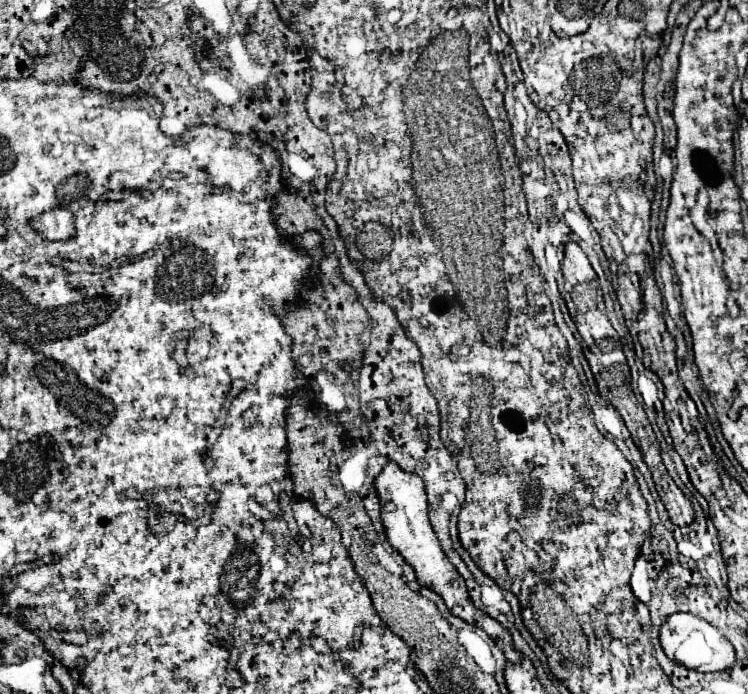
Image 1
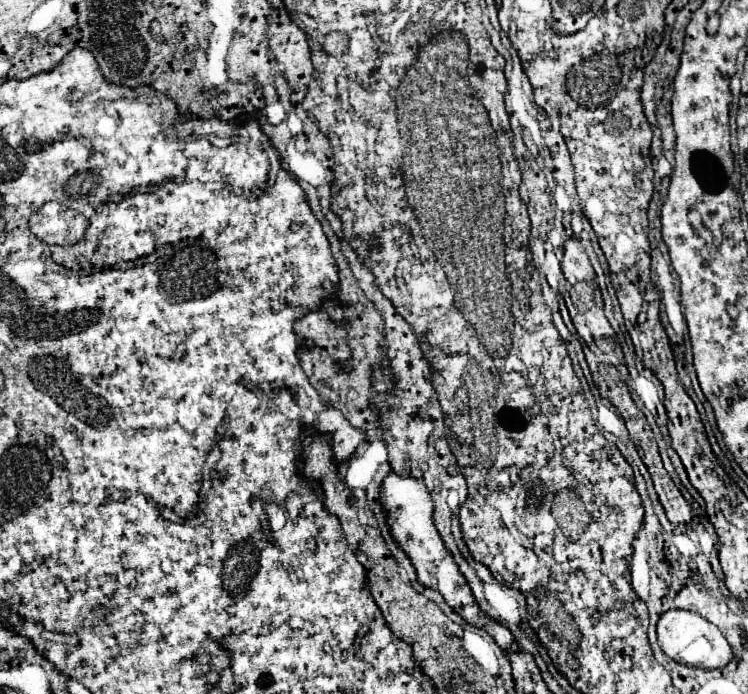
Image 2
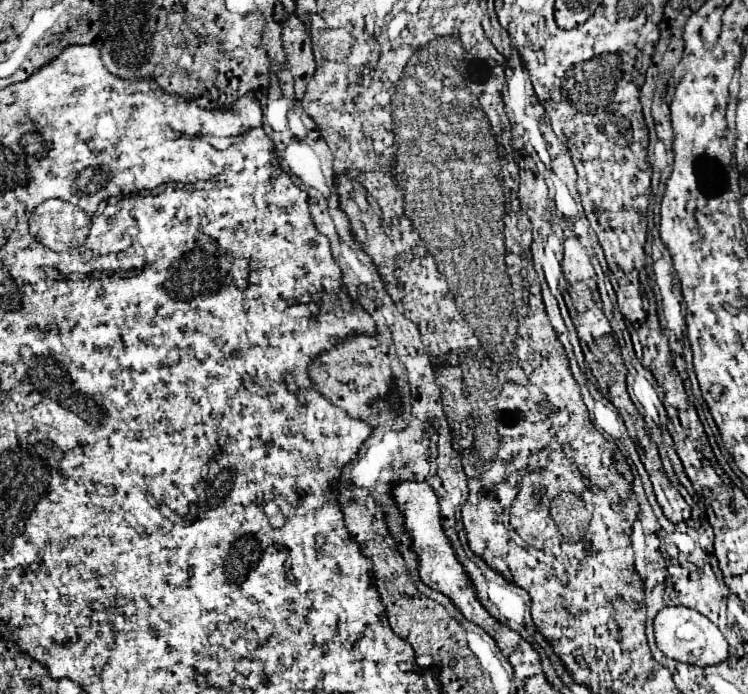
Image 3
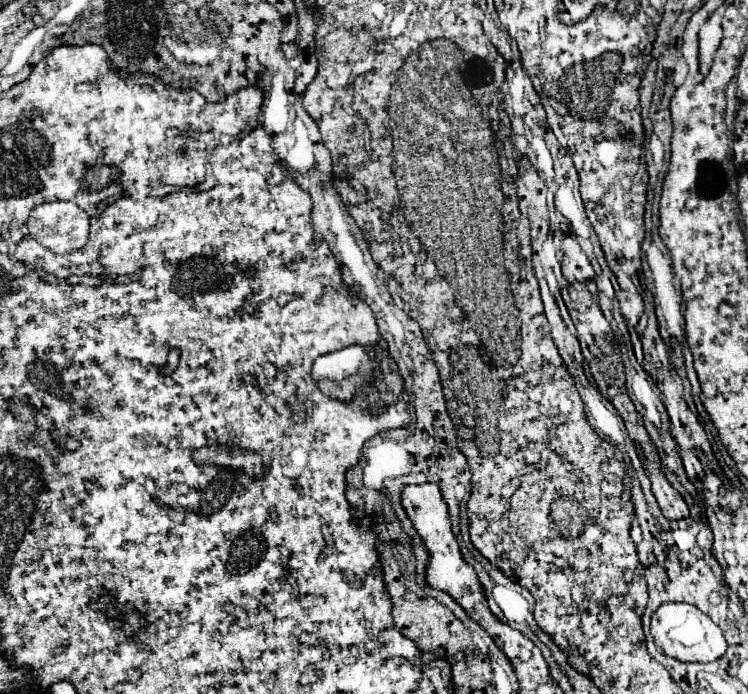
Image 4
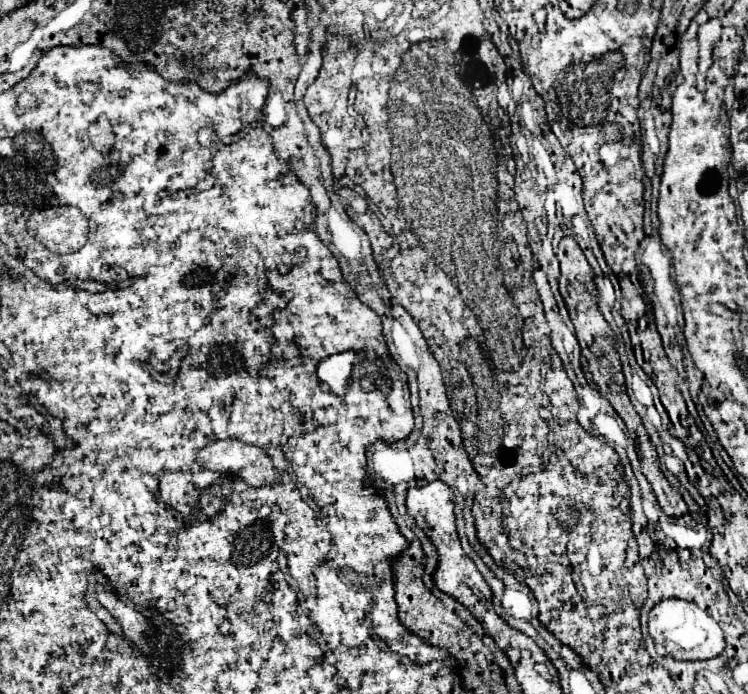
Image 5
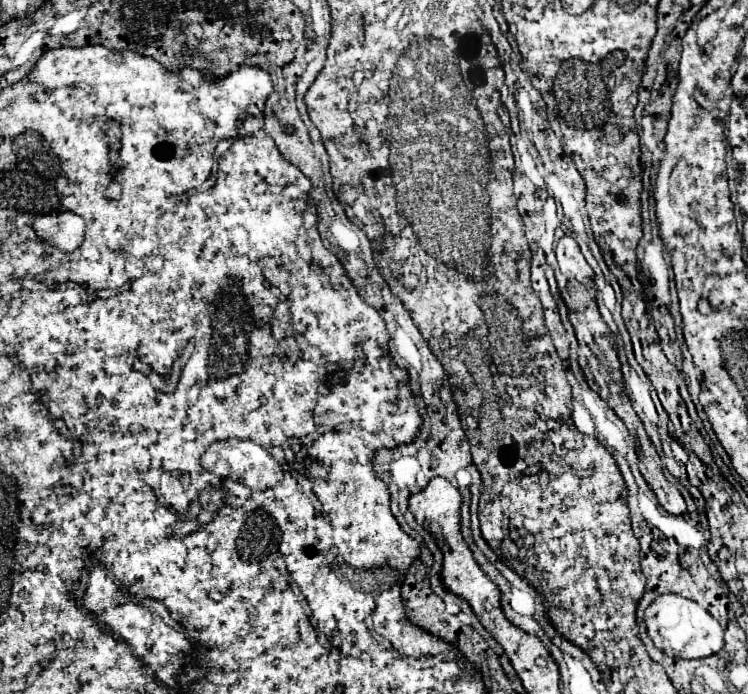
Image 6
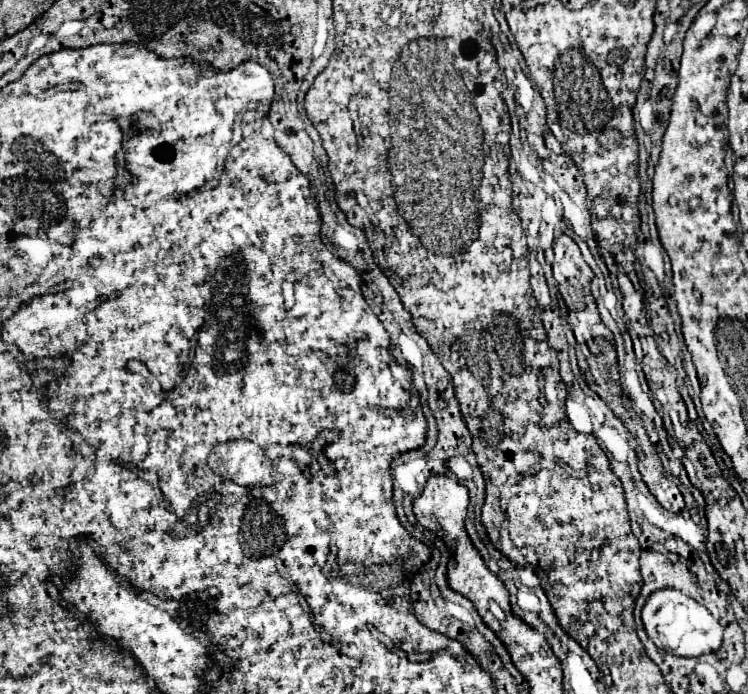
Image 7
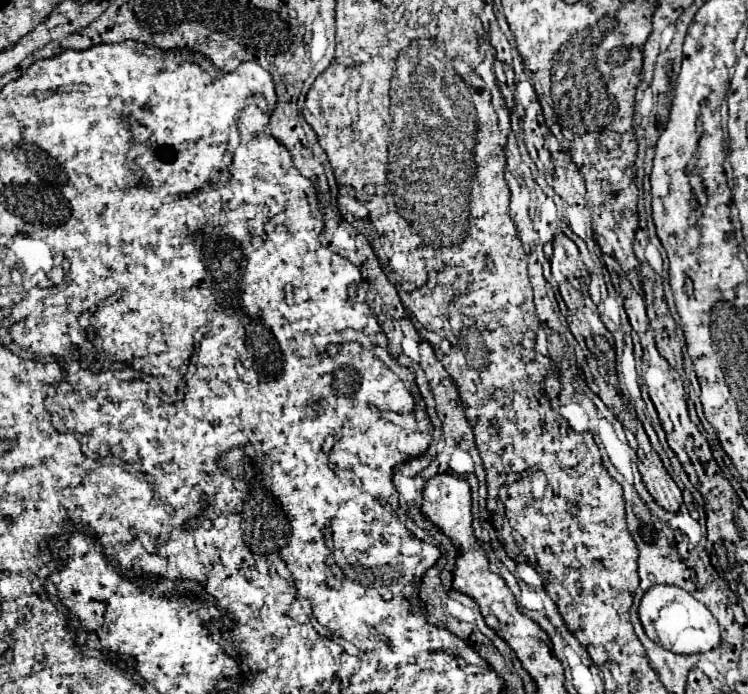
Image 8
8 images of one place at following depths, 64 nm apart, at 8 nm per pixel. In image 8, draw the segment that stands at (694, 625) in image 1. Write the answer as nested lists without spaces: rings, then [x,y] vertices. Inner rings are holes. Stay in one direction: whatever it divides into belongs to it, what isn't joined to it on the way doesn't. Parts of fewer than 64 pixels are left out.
[[[652,586],[642,598],[638,614],[646,636],[674,654],[700,654],[714,650],[720,644],[720,626],[716,618],[704,604],[678,586]]]

